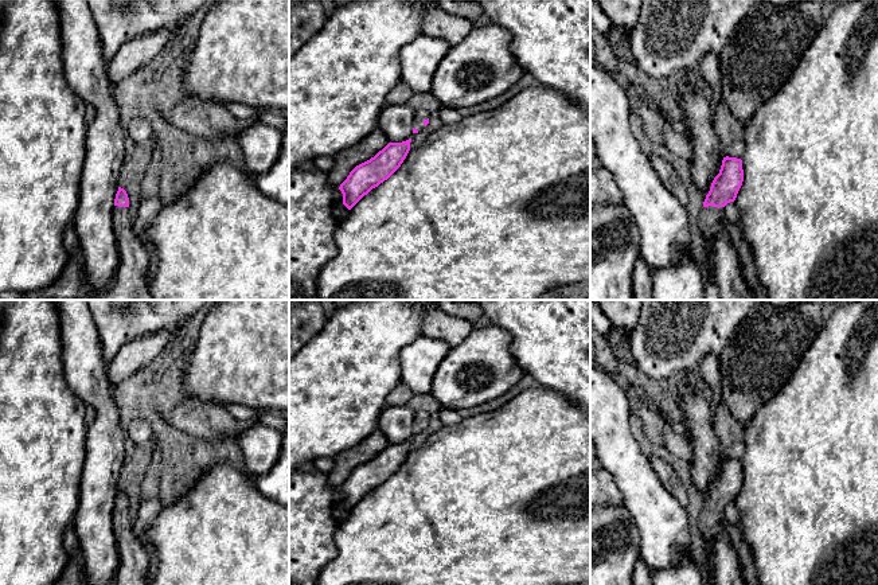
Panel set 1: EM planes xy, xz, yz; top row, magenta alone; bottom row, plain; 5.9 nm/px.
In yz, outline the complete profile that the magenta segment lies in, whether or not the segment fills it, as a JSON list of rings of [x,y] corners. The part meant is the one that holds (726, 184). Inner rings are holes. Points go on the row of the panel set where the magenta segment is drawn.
[[[729,156],[723,157],[719,173],[714,178],[699,212],[698,223],[706,246],[719,233],[719,219],[723,215],[723,207],[735,200],[742,182],[742,160]]]

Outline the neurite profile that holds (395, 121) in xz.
[[[387,105],[382,109],[378,129],[390,143],[402,143],[413,136],[415,112],[405,105]]]

